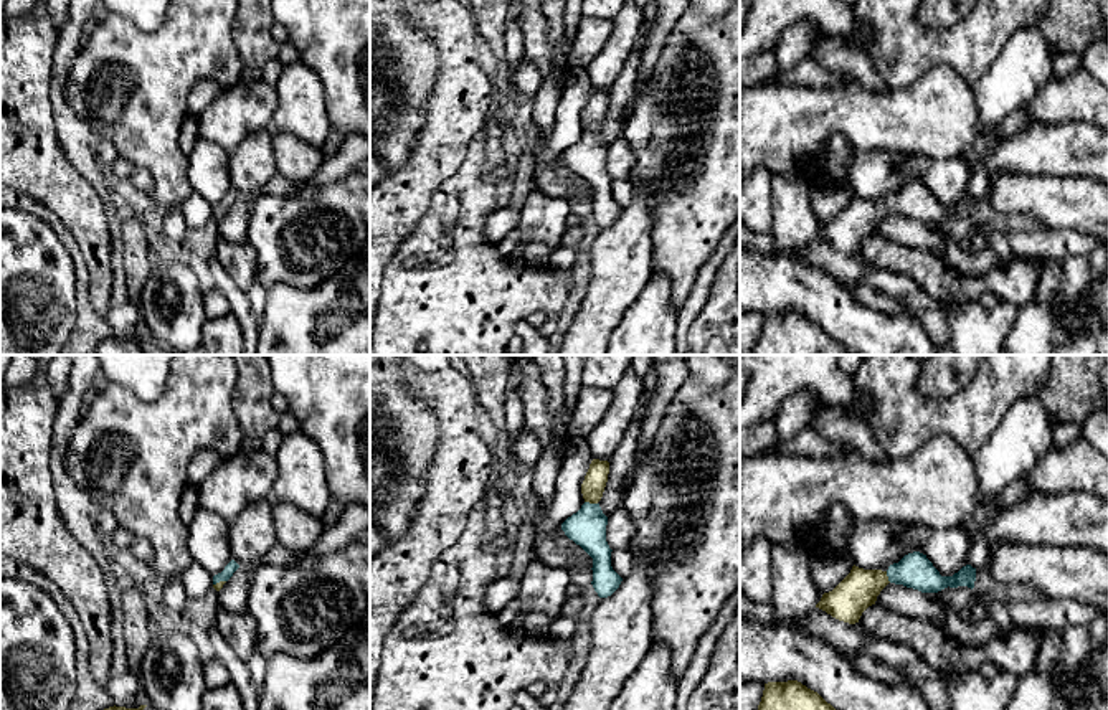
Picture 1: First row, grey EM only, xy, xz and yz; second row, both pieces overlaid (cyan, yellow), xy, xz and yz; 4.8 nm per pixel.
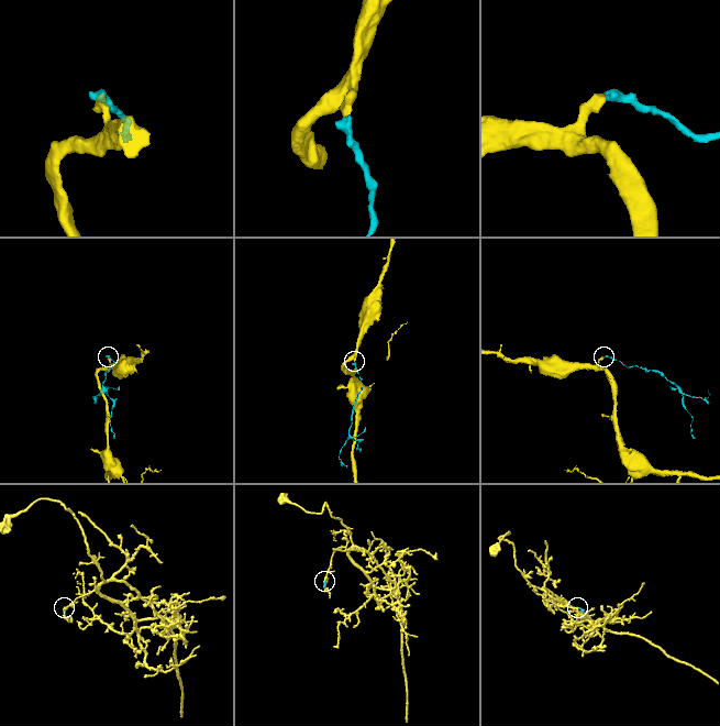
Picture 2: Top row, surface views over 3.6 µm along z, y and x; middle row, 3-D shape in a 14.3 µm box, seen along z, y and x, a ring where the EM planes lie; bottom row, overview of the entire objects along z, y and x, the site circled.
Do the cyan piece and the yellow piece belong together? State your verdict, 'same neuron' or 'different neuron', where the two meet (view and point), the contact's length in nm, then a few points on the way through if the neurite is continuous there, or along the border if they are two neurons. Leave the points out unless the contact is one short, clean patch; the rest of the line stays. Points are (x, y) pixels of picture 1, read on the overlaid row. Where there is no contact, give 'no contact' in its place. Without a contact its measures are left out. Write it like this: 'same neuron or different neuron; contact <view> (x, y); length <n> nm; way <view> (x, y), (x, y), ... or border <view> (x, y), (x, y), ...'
same neuron; contact xz (591, 504); length 70 nm; way xz (587, 527), (591, 504), (595, 481)

